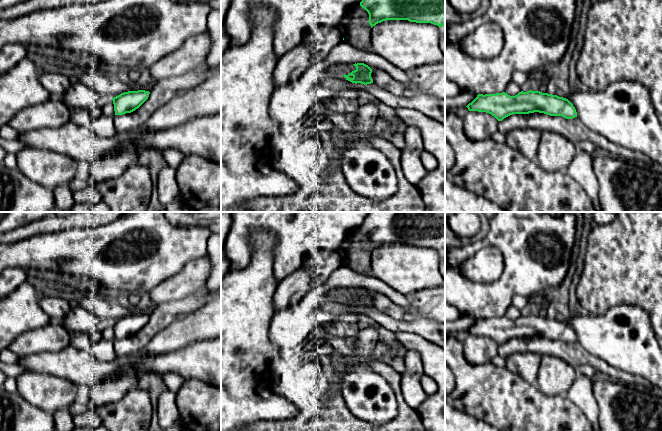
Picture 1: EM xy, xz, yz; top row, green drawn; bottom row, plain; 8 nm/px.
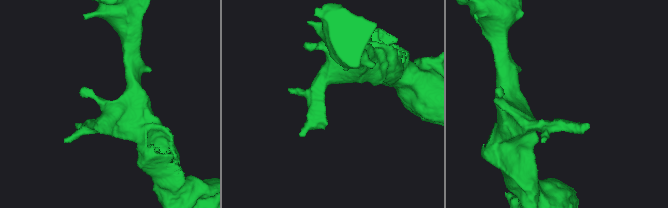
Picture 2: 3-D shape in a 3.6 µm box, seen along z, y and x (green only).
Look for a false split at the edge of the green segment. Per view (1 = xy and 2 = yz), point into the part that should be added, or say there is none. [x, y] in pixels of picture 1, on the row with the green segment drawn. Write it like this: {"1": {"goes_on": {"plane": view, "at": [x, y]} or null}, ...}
{"1": {"goes_on": null}, "2": {"goes_on": null}}

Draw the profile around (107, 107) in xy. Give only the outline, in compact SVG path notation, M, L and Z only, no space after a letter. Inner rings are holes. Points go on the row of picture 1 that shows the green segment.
M106 98L101 104L101 112L103 115L114 117L114 104L112 98Z

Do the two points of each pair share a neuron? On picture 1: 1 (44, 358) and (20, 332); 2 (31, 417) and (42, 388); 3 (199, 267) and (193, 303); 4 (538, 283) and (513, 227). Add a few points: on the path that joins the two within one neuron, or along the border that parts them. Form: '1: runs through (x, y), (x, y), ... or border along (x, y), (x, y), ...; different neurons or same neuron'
1: border along (62, 348), (56, 351), (42, 351), (20, 356); different neurons
2: border along (18, 391), (29, 403), (52, 414); different neurons
3: border along (204, 285), (181, 299), (173, 300); different neurons
4: runs through (538, 269), (524, 250), (524, 241); same neuron

